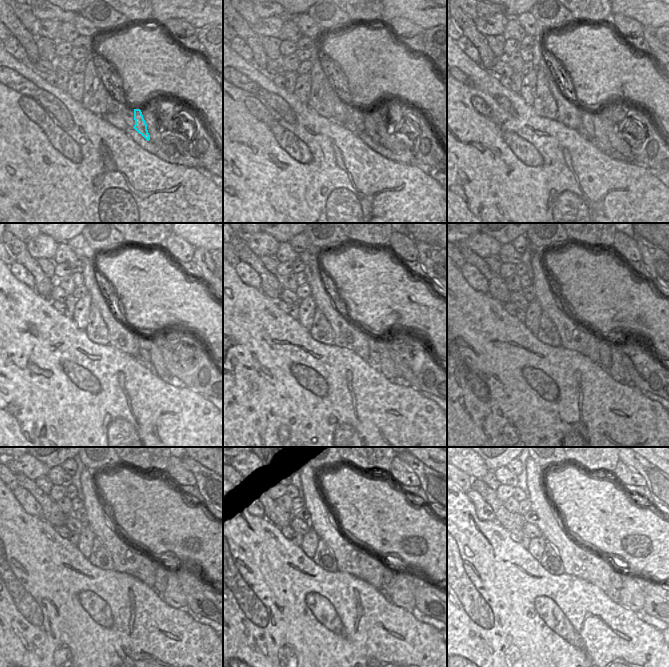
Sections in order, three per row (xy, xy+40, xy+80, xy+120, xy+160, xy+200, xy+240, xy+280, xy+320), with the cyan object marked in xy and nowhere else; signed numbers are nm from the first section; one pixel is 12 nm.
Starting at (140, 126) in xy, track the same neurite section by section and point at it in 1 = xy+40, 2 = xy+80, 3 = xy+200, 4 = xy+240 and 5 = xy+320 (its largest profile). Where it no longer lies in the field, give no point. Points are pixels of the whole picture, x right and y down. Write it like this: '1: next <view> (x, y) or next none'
1: next xy+40 (375, 131)
2: next xy+80 (609, 135)
3: next xy+200 (621, 366)
4: next xy+240 (174, 596)
5: next xy+320 (632, 596)

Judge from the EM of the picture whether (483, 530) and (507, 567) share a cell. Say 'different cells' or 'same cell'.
same cell

